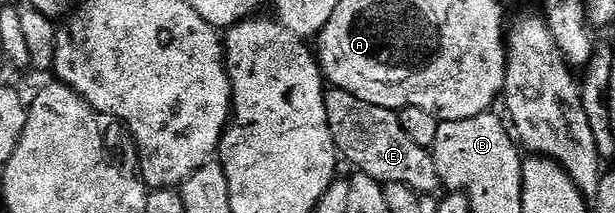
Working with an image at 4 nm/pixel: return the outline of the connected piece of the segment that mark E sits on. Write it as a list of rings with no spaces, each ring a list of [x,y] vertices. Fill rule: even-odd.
[[[337,88],[327,89],[326,111],[338,153],[355,166],[355,171],[372,176],[383,184],[404,184],[422,196],[440,190],[433,153],[427,147],[416,144],[416,140],[404,132],[401,117],[395,111],[368,104]]]

